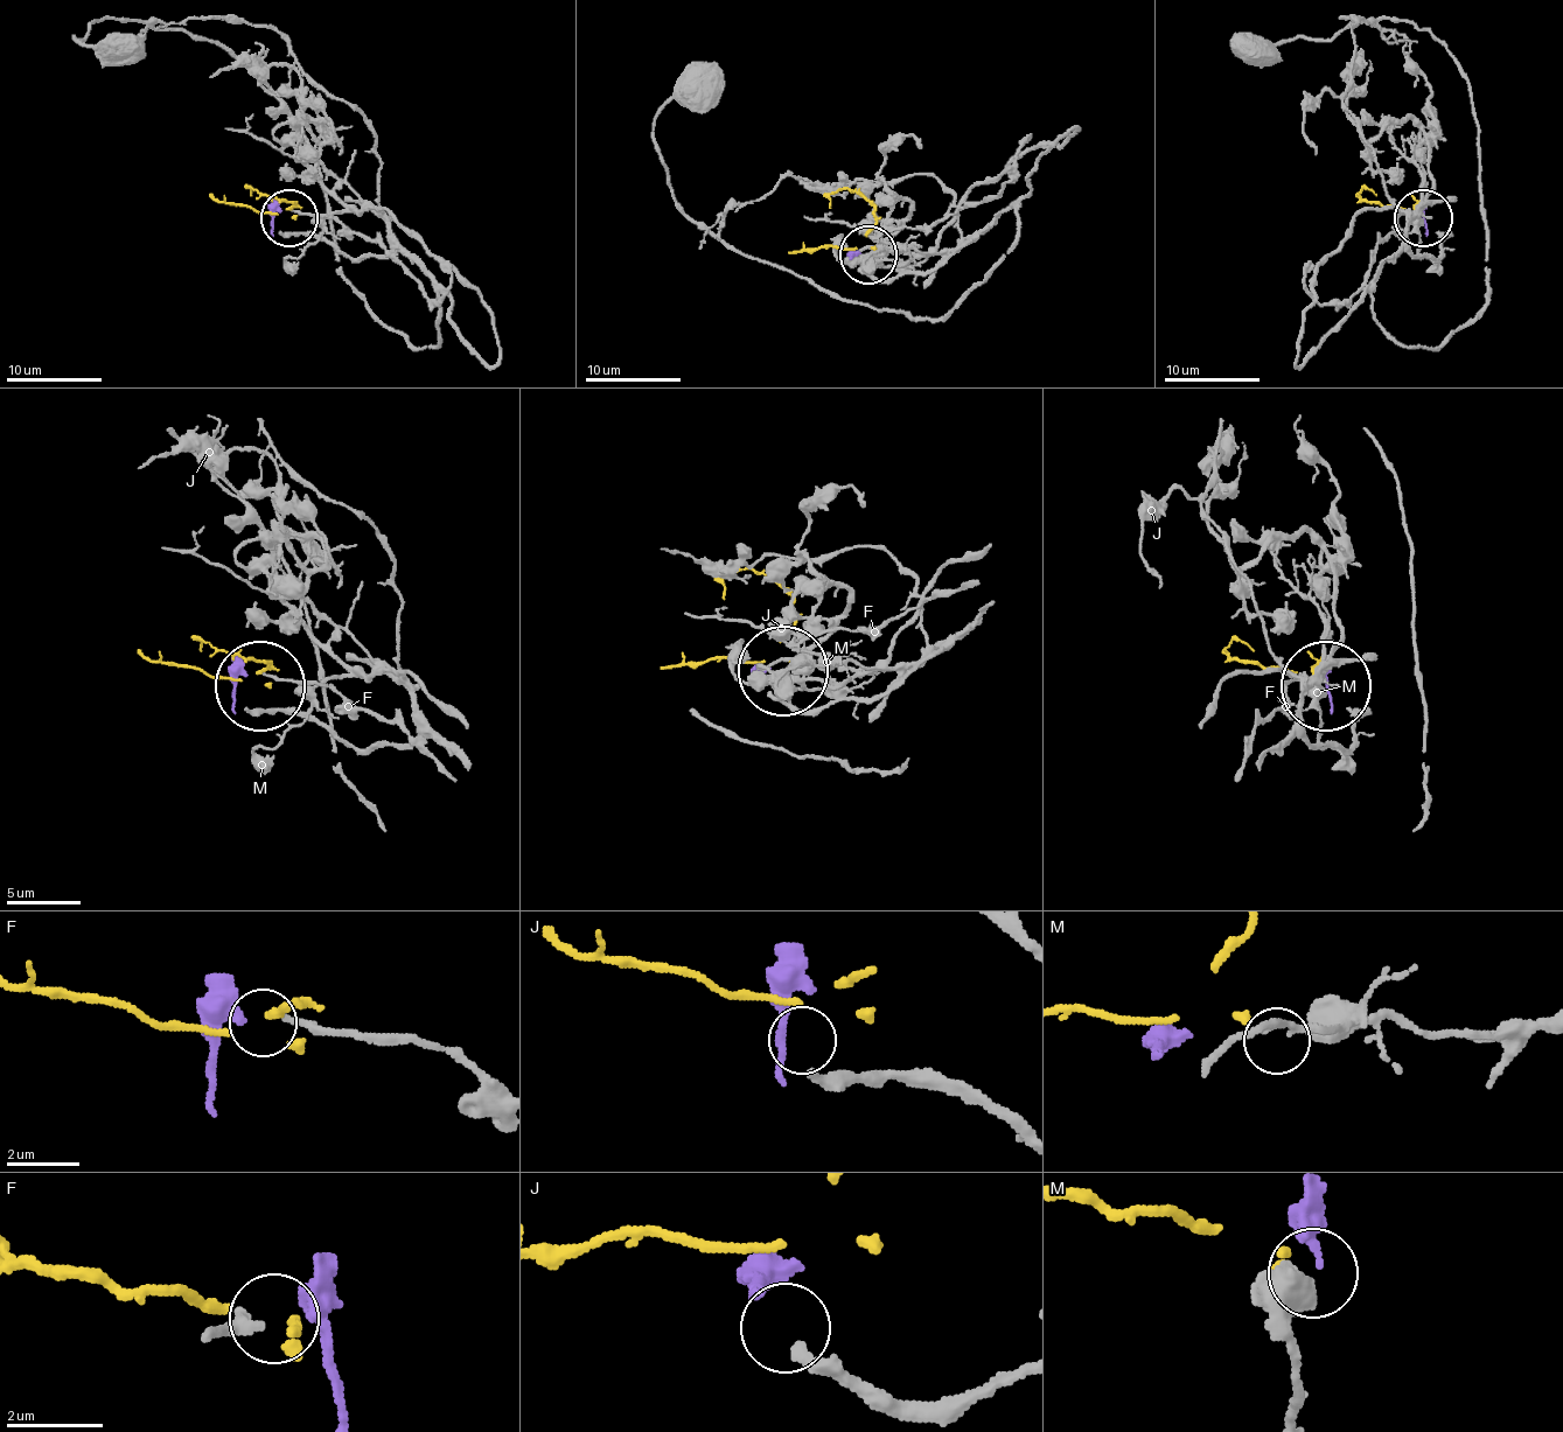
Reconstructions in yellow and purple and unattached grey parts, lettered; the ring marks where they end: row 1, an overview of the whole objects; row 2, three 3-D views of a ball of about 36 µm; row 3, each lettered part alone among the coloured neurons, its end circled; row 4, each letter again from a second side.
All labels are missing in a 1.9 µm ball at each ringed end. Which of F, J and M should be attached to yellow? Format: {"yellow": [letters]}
{"yellow": ["M"]}

